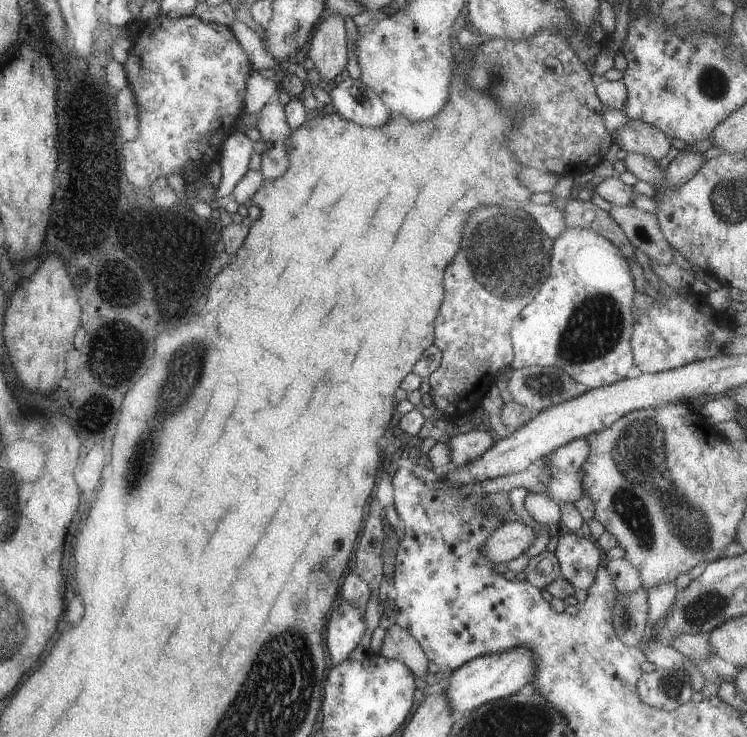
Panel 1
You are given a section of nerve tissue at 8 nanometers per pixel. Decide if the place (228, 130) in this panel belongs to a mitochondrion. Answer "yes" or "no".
no

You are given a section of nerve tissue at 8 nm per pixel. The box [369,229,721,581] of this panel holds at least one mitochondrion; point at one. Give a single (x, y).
(638, 449)

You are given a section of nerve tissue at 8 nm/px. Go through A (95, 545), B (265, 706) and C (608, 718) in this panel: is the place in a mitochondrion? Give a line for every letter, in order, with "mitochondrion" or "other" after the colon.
A: other
B: mitochondrion
C: other

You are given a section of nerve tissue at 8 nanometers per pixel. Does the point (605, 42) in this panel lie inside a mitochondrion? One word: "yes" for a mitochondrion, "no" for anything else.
no

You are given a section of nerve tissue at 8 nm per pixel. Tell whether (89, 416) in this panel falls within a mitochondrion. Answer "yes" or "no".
yes

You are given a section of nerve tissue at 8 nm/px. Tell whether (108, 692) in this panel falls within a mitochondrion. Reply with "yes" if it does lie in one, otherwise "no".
no

